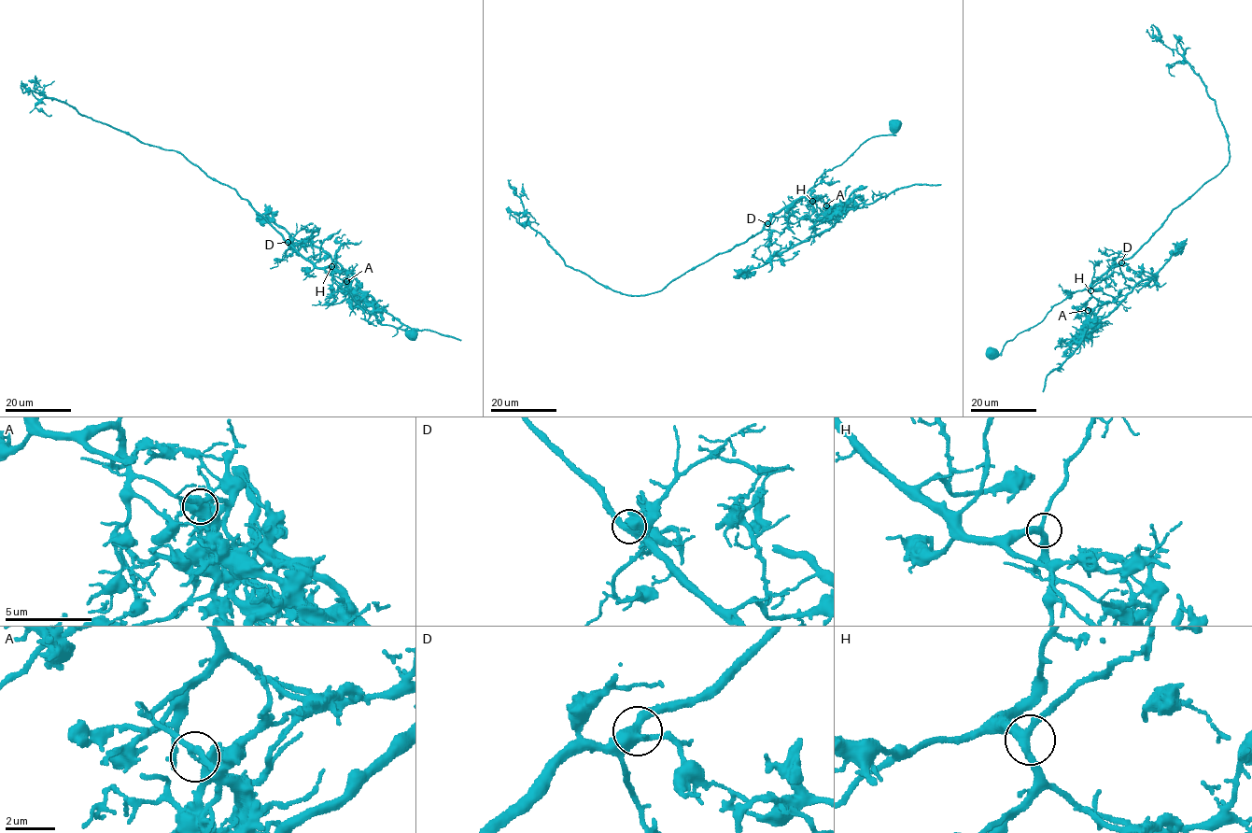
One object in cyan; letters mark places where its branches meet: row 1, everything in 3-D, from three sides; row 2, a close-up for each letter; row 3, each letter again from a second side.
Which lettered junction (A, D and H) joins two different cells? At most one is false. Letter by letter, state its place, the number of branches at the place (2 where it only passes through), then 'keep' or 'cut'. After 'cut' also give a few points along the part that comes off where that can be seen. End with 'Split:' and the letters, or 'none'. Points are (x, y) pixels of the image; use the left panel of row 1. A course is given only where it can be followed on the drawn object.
A: place (346, 281); branches 3; cut; course (345, 282), (298, 254), (234, 190), (181, 153), (142, 143), (21, 87)
D: place (288, 242); branches 3; keep
H: place (331, 266); branches 3; keep
Split: A

